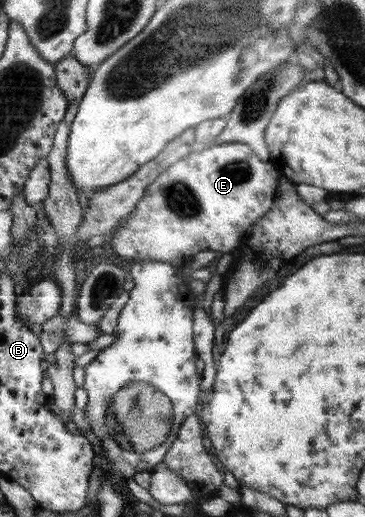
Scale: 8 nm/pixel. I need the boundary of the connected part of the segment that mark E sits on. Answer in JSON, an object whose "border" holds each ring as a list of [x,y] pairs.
{"border":[[[245,143],[196,147],[146,187],[138,205],[111,234],[112,255],[120,261],[162,261],[180,269],[186,268],[201,251],[232,254],[249,228],[271,209],[278,189],[277,176],[280,173],[271,162],[261,161]]]}

